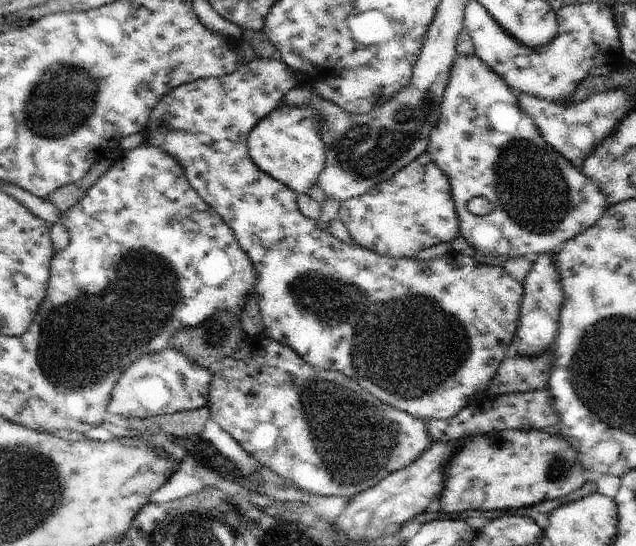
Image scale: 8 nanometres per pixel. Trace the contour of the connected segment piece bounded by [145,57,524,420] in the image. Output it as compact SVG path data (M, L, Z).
M258 57L249 63L242 63L234 72L221 77L200 79L190 84L180 85L166 96L152 110L146 128L146 145L159 146L164 152L176 157L184 168L186 178L192 188L211 206L226 224L234 231L238 244L246 251L257 272L257 283L253 292L259 304L264 321L262 334L272 340L285 344L294 349L294 352L304 362L319 369L338 371L355 380L364 390L373 394L381 401L395 406L408 414L421 419L453 419L465 406L474 401L482 400L487 392L490 381L495 377L500 363L511 352L512 342L516 338L519 327L520 307L524 296L523 285L514 280L508 271L501 266L491 266L477 262L474 257L467 257L452 250L441 257L423 261L416 257L397 259L388 255L381 255L360 246L353 239L342 242L332 236L328 229L319 227L316 220L304 217L298 209L295 193L291 188L262 172L251 159L247 140L250 131L265 116L274 109L278 109L284 95L301 83L299 76L284 61L274 57Z

